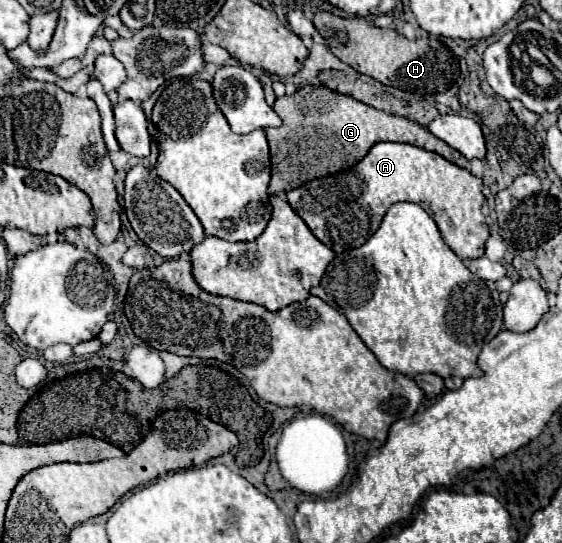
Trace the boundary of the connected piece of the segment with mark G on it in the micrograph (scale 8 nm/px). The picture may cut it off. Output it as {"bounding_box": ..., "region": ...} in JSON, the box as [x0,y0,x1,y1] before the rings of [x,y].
{"bounding_box":[264,86,470,192],"region":[[[302,86],[292,96],[276,98],[272,108],[284,120],[284,124],[280,128],[264,130],[270,142],[272,156],[270,192],[288,192],[314,178],[352,168],[368,154],[368,150],[376,142],[384,140],[406,142],[436,152],[448,162],[470,170],[470,162],[458,150],[452,150],[446,142],[440,142],[440,138],[428,134],[428,130],[418,122],[380,112],[372,106],[366,106],[364,102],[354,100],[352,96],[328,90],[326,86]]]}

